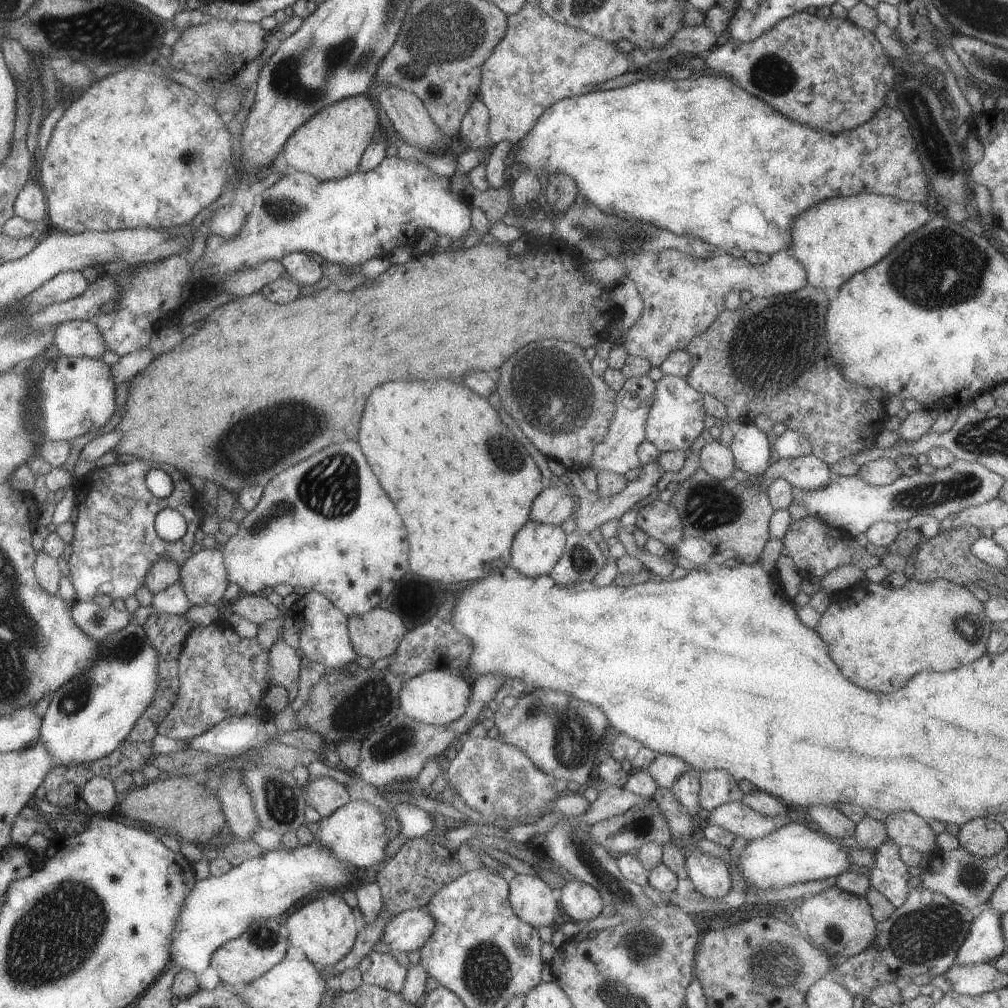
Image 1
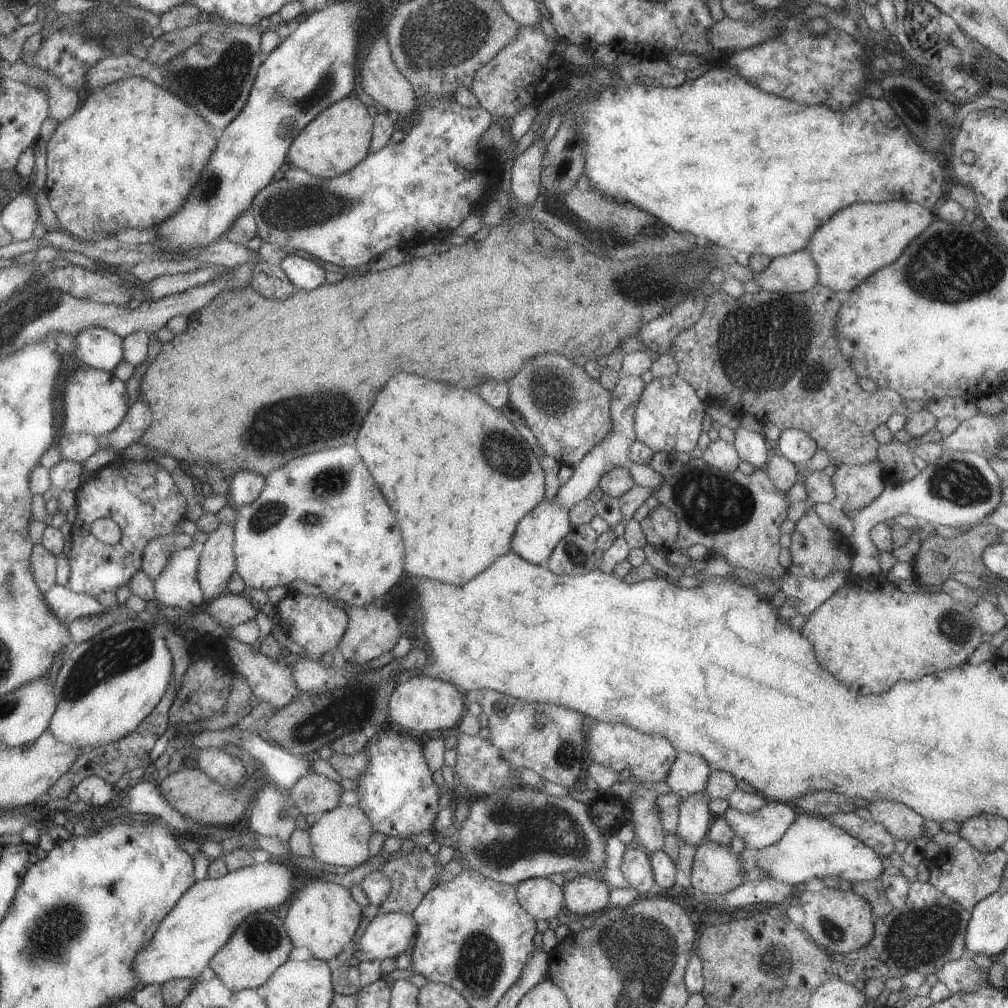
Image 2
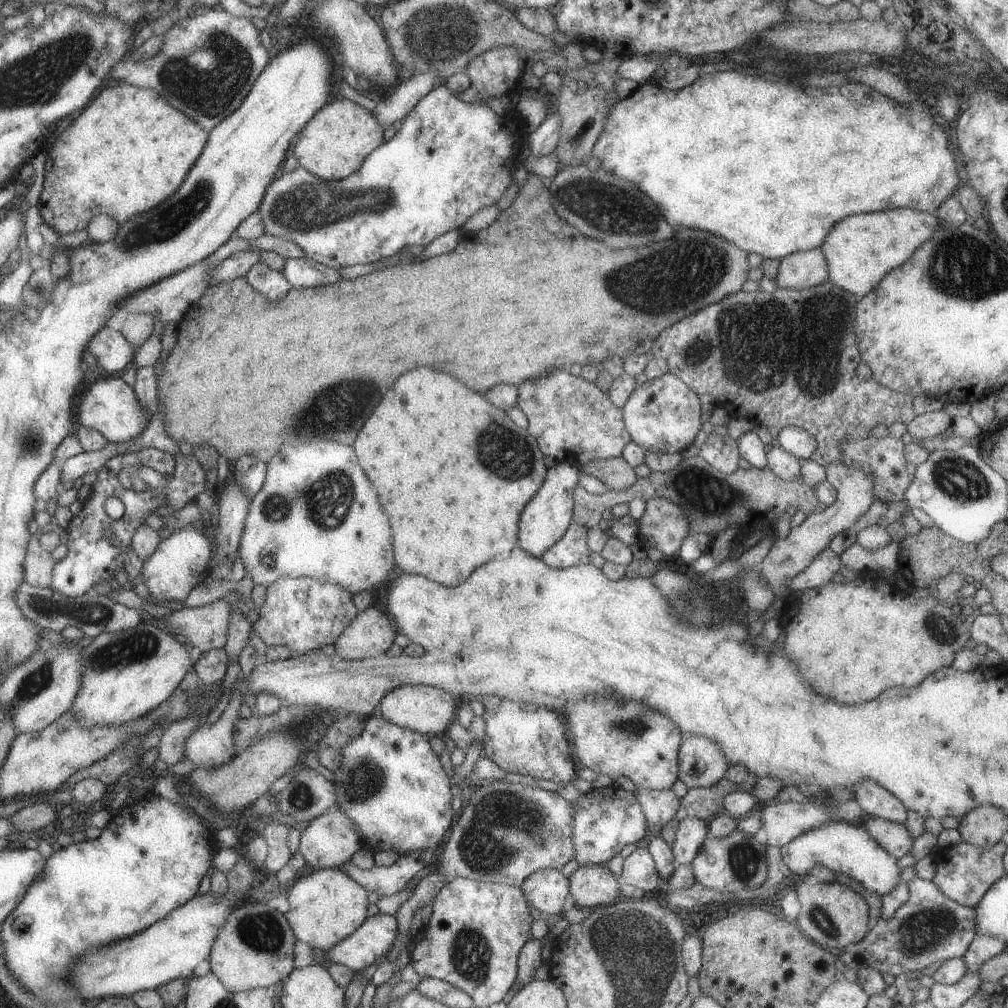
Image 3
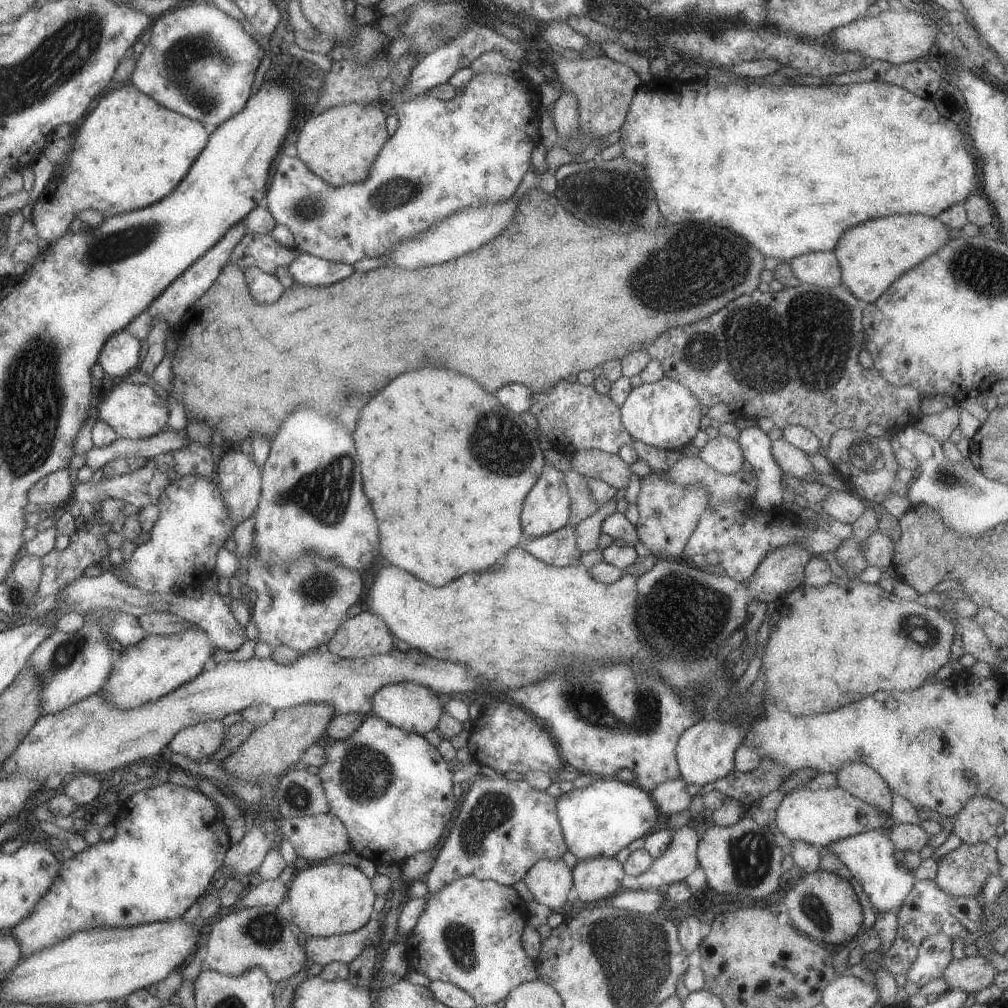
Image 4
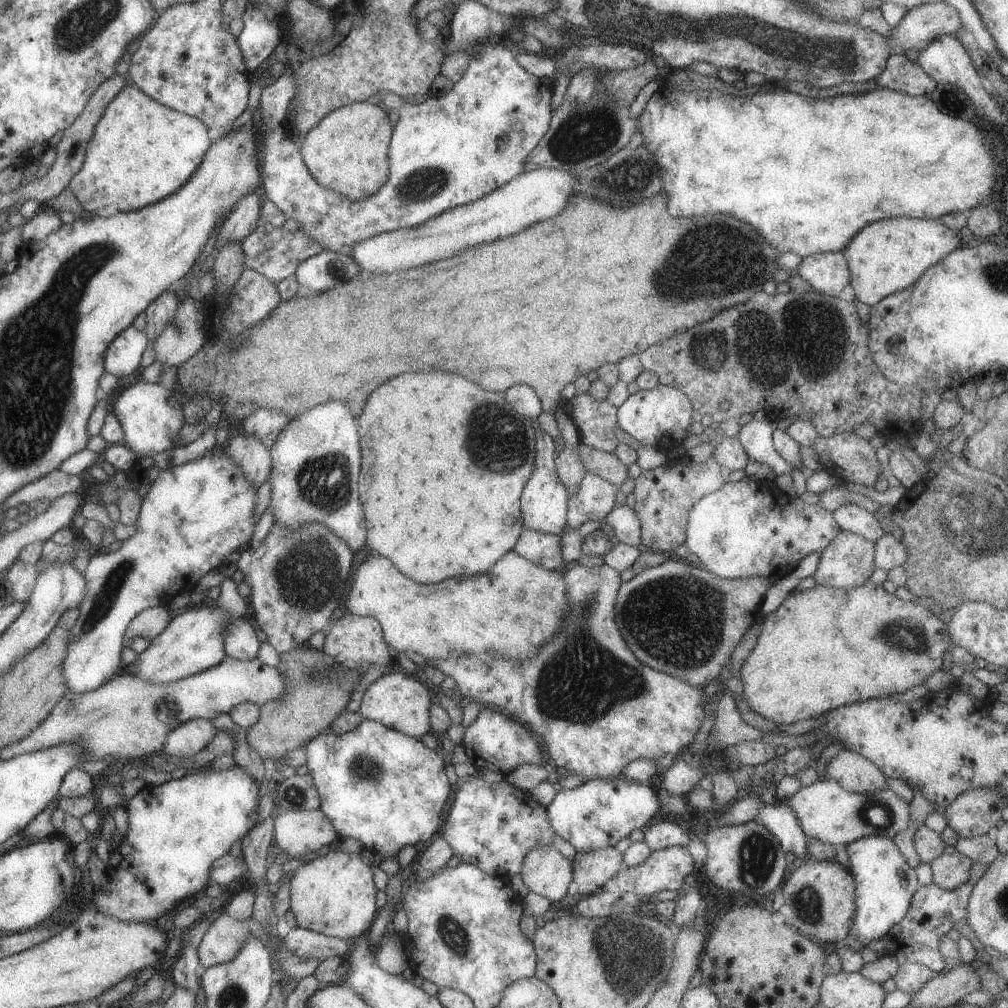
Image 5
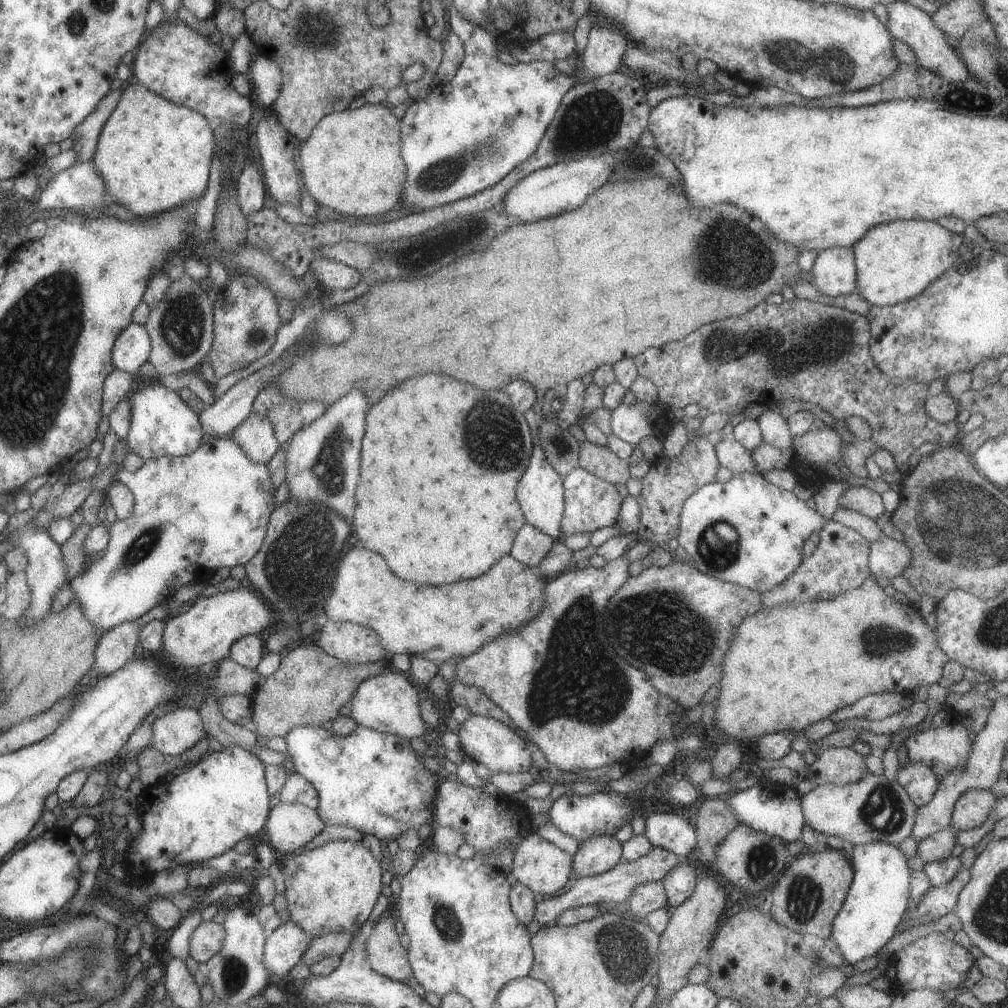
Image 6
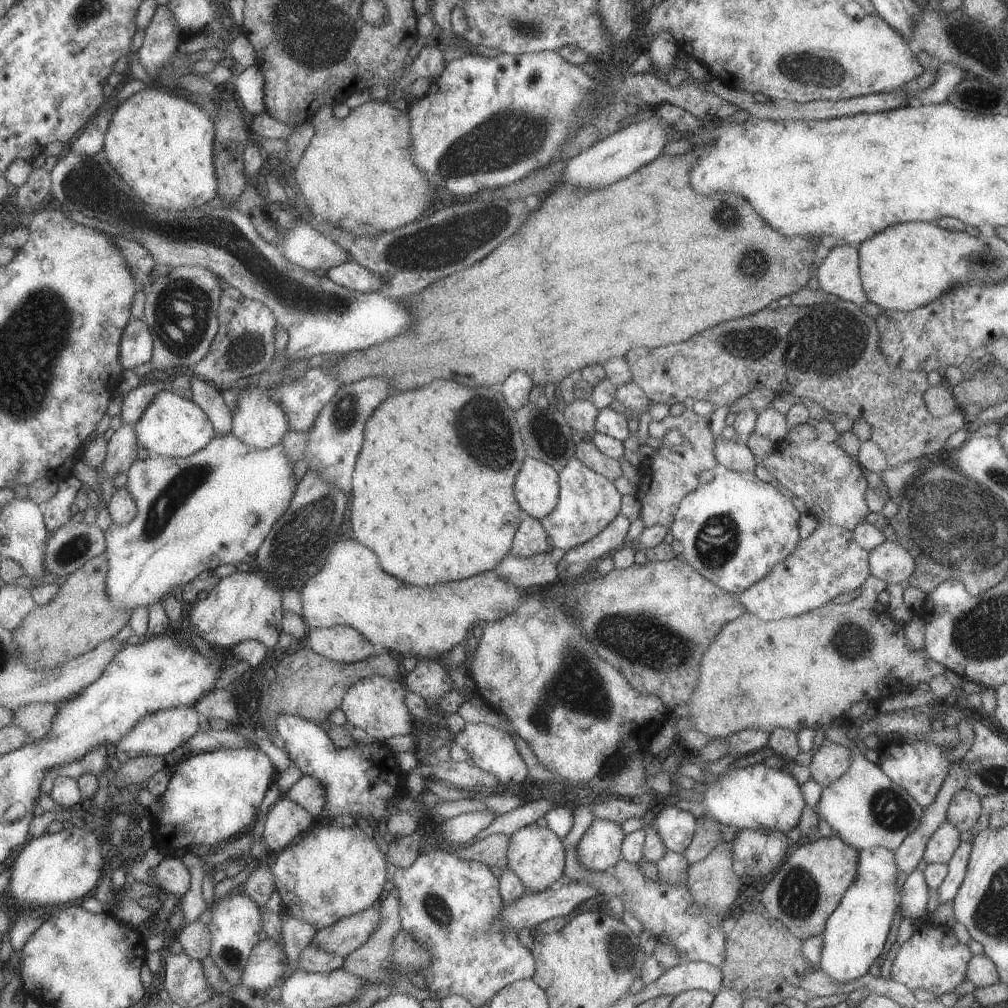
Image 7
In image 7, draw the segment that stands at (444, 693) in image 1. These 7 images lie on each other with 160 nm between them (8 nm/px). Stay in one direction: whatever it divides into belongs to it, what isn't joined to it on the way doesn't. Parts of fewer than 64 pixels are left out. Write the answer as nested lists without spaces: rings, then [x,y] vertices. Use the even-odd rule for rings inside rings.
[[[379,675],[361,678],[347,687],[346,693],[341,696],[340,709],[349,726],[360,728],[375,742],[382,744],[385,738],[411,732],[413,717],[405,706],[405,691],[401,679],[392,681]]]

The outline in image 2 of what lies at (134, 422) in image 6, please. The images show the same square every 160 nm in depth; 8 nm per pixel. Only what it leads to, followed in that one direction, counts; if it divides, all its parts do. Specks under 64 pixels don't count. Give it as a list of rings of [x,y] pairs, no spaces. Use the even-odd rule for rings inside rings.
[[[90,366],[76,368],[65,378],[63,386],[63,426],[62,432],[93,435],[108,433],[125,416],[127,394],[125,382],[113,375],[112,371],[102,371]]]

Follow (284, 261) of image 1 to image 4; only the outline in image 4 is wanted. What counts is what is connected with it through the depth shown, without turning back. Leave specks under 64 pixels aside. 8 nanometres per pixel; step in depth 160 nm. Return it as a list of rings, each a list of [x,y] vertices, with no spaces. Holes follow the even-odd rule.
[[[301,252],[285,267],[295,283],[310,287],[329,286],[354,272],[351,265],[326,261]]]

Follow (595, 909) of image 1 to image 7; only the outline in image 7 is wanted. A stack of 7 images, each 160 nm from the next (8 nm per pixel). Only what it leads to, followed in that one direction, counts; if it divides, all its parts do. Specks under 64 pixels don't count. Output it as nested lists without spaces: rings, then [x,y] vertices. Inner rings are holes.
[[[594,819],[576,845],[576,859],[587,871],[610,872],[620,859],[624,832],[617,823]]]

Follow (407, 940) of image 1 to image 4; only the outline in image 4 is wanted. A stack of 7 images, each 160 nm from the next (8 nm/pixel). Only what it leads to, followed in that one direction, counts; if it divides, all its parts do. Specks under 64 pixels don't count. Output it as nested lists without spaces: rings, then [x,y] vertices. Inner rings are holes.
[[[373,917],[362,928],[348,934],[326,938],[307,936],[303,950],[311,963],[324,966],[336,961],[349,965],[353,958],[363,952],[365,946],[377,946],[381,934],[381,924]]]

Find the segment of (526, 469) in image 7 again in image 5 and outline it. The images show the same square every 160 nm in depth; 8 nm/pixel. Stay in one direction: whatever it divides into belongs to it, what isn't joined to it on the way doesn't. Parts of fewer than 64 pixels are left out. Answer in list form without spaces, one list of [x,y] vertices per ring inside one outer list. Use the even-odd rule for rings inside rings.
[[[532,422],[535,432],[535,456],[533,456],[533,472],[519,496],[522,527],[546,534],[562,534],[566,529],[568,491],[558,480],[554,466],[555,446],[553,440],[544,430]]]

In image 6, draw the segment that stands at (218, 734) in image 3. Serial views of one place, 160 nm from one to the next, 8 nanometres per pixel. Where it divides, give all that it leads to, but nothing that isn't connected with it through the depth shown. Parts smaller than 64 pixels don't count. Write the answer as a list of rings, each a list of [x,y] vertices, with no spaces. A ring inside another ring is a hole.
[[[177,707],[158,716],[152,723],[149,746],[161,754],[180,755],[206,736],[198,709]]]

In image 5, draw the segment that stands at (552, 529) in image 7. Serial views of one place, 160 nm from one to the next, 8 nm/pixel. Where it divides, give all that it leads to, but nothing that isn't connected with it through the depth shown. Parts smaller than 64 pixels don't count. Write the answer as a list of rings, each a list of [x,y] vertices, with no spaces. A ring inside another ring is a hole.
[[[586,471],[580,475],[576,491],[567,500],[566,525],[573,531],[588,521],[601,522],[616,506],[617,487]]]

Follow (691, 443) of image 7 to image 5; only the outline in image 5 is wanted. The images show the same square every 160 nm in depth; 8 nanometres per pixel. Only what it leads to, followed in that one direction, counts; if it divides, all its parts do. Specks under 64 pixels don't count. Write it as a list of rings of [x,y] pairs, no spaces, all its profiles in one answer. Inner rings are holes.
[[[710,455],[705,462],[682,461],[667,462],[654,470],[641,471],[633,480],[633,496],[640,523],[640,545],[642,549],[673,556],[674,550],[685,543],[687,512],[695,500],[719,490],[725,483],[725,471]]]

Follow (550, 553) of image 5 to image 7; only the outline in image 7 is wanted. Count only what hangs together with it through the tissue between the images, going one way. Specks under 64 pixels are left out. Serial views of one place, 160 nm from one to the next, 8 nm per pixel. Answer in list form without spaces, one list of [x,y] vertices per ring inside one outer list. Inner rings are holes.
[[[523,515],[513,535],[509,554],[526,559],[549,550],[548,538],[541,523],[533,517]]]

